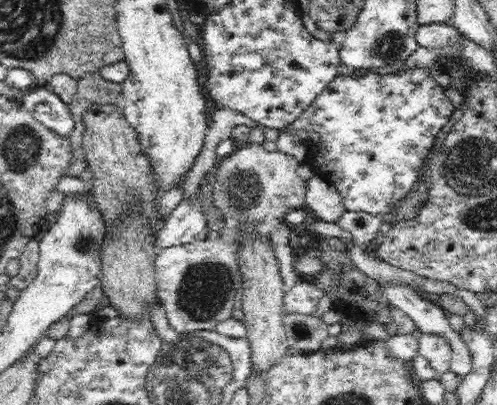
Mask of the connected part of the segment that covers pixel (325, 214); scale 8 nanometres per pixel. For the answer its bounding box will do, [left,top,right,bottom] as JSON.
[305,175,346,222]

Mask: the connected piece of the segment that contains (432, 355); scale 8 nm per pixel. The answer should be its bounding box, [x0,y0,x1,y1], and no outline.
[417,332,451,372]

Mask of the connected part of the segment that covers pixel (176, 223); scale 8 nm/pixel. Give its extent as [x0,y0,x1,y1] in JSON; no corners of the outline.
[154,196,207,250]

